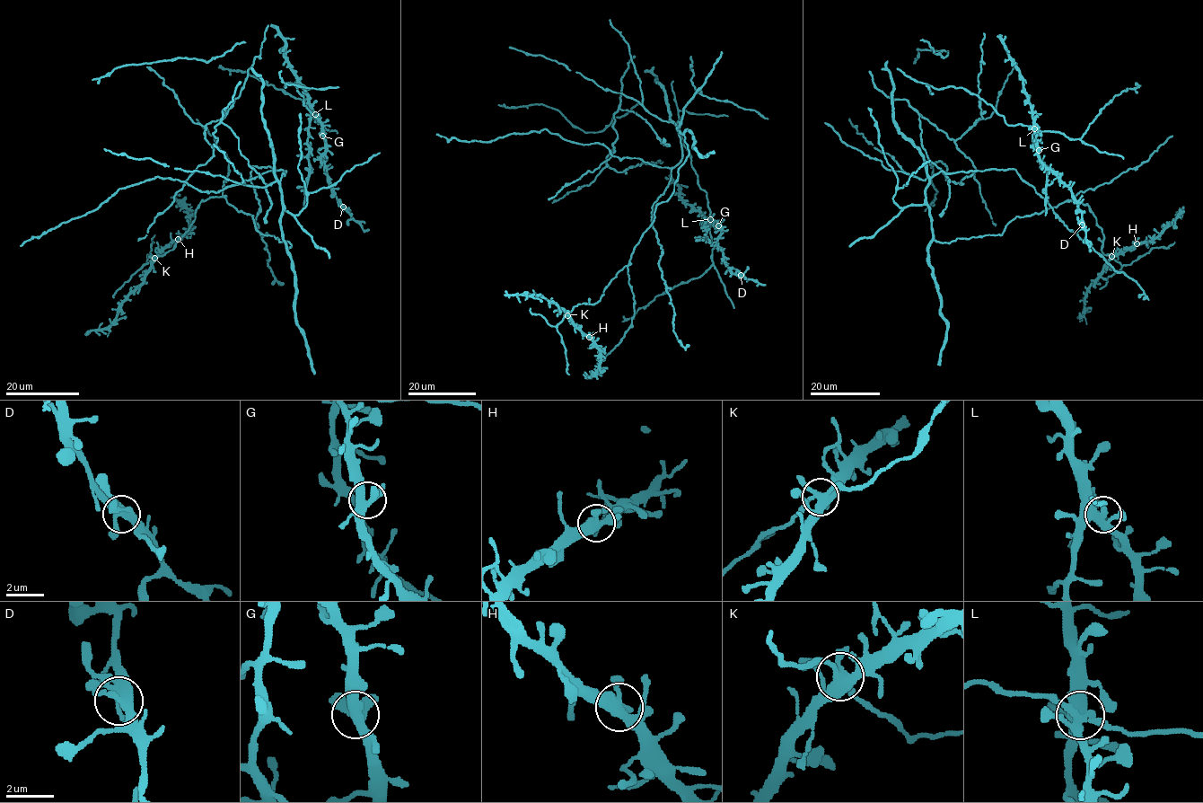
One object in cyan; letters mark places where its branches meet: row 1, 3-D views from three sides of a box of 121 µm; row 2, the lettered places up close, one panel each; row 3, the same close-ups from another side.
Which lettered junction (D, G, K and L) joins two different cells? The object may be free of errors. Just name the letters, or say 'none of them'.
K

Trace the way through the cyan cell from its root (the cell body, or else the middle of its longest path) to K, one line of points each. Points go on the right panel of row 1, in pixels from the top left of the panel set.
K: (926, 171), (936, 242), (1002, 233), (1018, 216), (1074, 200), (1089, 207), (1102, 251), (1111, 256)

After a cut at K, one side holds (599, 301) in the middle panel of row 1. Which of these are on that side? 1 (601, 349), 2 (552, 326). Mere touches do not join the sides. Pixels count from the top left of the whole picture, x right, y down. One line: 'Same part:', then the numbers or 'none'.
Same part: 2

